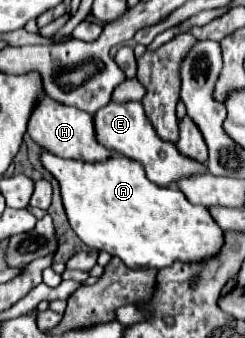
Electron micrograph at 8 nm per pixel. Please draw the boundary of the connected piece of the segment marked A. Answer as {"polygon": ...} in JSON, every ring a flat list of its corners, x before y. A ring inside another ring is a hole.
{"polygon":[[41,149,41,165,59,181,63,207,65,207,69,225,77,233,77,237,85,245,97,251,107,251,109,255,119,257,131,269,139,269,139,267,163,269,163,267,173,265,175,259,203,261,207,257,217,255,223,245,223,231,219,229,219,225,213,221,213,217,209,215,205,207,191,205,179,189,163,189,151,183,145,177,143,167,129,157,111,155,105,161,89,163,89,161,77,161,77,159,61,159]]}

